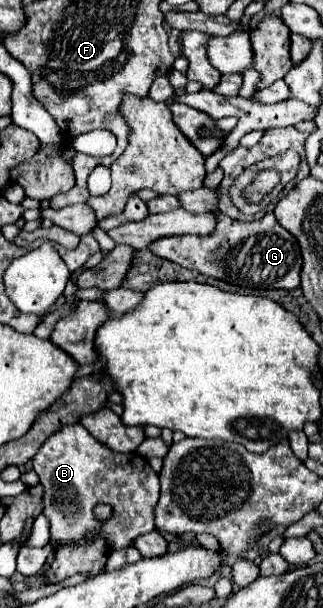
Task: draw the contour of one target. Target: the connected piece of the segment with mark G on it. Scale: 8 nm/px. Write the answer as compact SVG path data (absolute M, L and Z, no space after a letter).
M216 212L216 228L212 234L158 238L148 248L160 258L166 258L184 268L198 270L204 276L218 278L240 288L294 290L300 286L300 246L296 238L276 222L272 212L266 212L260 220L254 222L232 220Z

